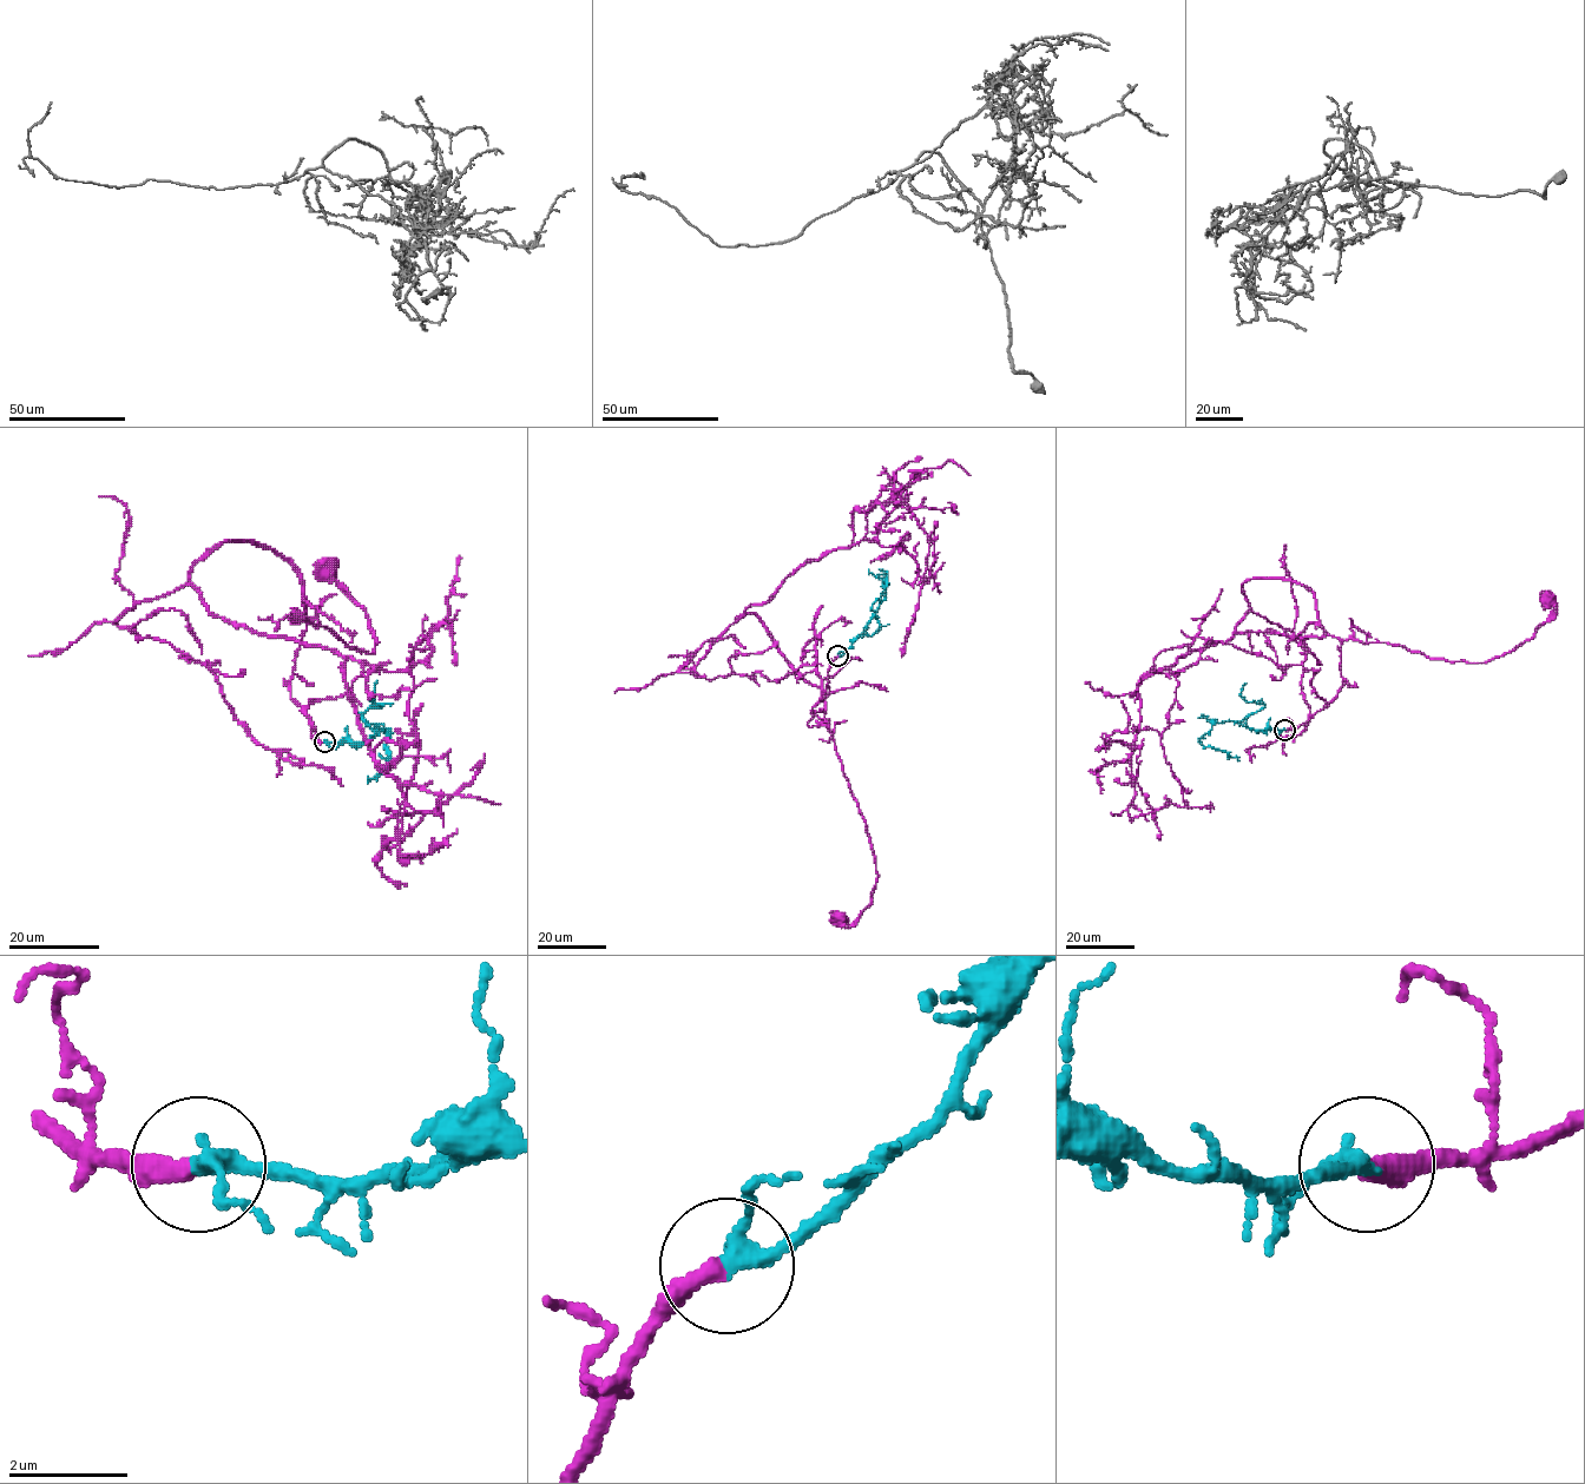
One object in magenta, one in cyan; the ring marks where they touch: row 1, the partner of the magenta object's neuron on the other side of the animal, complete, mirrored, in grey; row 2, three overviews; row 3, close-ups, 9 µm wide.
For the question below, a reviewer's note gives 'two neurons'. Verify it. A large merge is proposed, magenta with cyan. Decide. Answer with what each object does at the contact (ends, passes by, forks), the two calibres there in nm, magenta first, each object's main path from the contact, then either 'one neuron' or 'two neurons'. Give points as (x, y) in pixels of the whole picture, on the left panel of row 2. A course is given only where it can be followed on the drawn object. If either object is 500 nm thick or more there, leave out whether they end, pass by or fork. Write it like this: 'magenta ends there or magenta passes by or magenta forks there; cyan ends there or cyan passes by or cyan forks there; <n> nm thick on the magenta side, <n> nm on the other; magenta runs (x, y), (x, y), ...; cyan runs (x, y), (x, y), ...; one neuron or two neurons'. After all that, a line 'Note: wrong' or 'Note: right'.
magenta ends there; cyan passes by; 360 nm thick on the magenta side, 260 nm on the other; magenta runs (324, 742), (310, 734), (289, 691), (307, 622), (360, 652), (373, 652), (376, 639), (364, 612), (323, 568); cyan runs (324, 742), (361, 744), (379, 730), (387, 730), (390, 765), (369, 778), (368, 784); one neuron
Note: wrong

